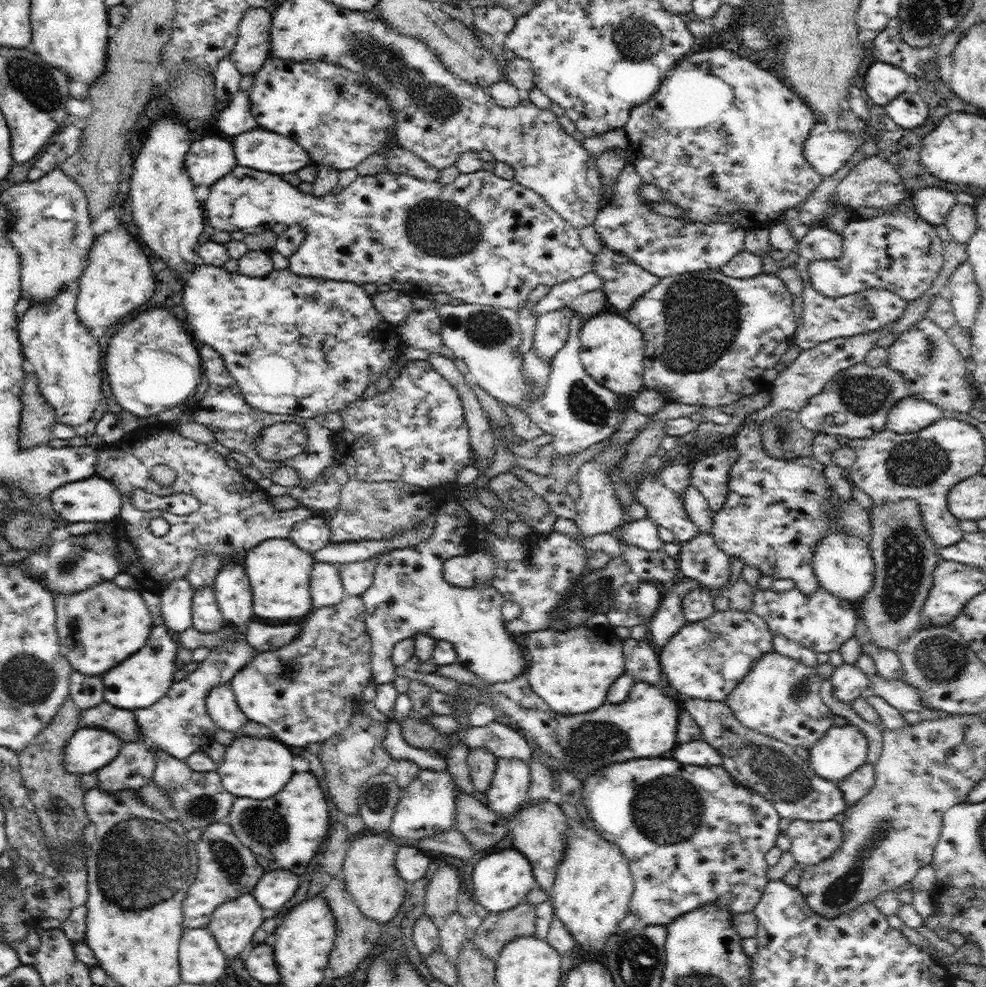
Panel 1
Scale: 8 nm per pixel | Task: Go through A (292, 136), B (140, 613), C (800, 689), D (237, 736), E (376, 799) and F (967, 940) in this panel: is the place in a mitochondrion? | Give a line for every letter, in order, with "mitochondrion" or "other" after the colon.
A: other
B: other
C: mitochondrion
D: other
E: mitochondrion
F: other

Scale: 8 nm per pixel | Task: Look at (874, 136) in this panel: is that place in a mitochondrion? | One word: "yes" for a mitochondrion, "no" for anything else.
no

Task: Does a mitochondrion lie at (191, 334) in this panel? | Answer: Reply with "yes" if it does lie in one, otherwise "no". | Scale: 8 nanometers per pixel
no

